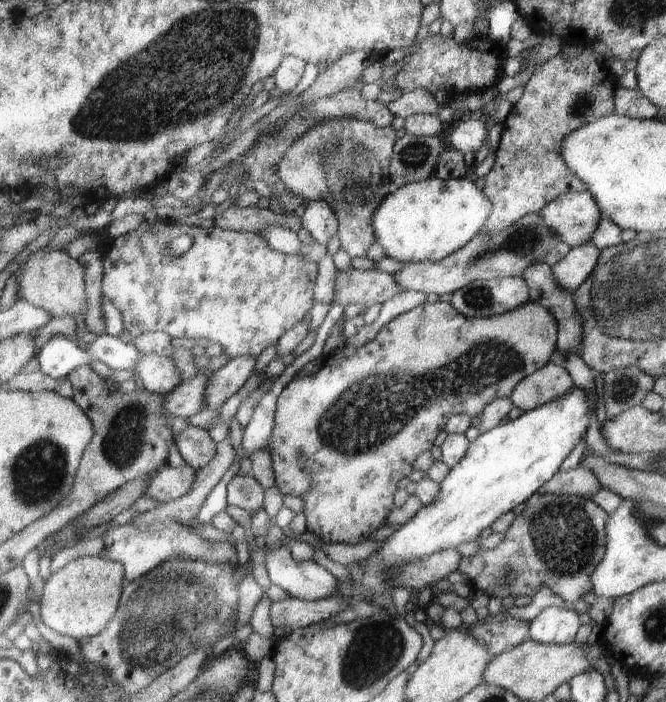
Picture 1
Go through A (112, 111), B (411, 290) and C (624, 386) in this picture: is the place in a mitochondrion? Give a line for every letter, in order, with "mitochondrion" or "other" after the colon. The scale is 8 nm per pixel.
A: mitochondrion
B: other
C: mitochondrion

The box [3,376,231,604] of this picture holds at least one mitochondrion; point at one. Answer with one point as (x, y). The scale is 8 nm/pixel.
(42, 478)

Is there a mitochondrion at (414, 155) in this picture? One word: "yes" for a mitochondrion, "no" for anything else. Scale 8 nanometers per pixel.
yes

